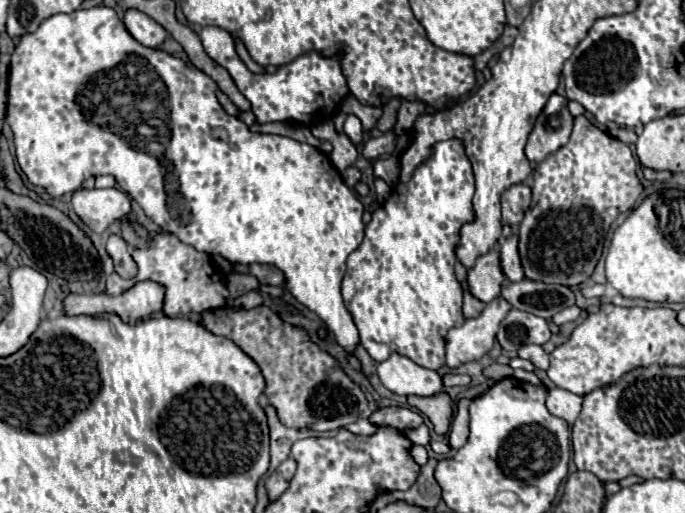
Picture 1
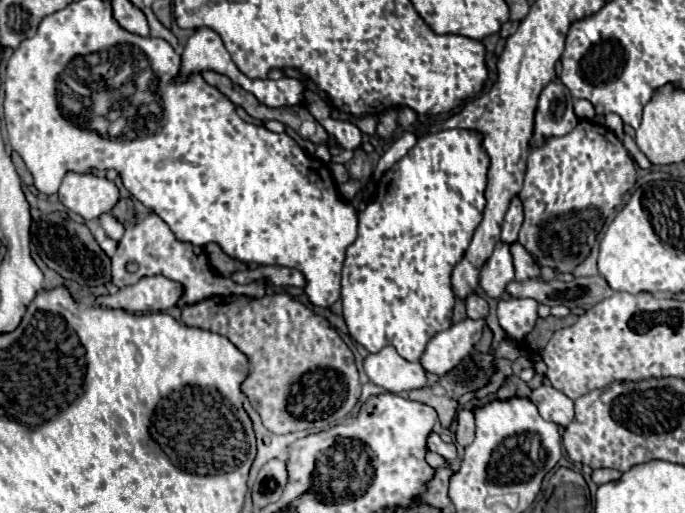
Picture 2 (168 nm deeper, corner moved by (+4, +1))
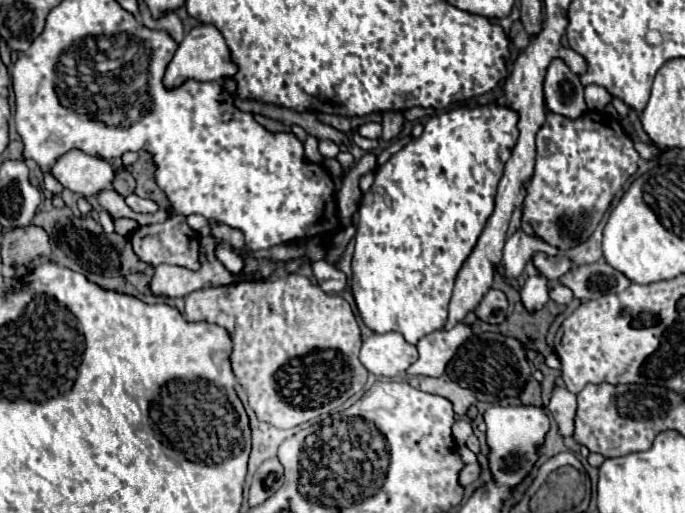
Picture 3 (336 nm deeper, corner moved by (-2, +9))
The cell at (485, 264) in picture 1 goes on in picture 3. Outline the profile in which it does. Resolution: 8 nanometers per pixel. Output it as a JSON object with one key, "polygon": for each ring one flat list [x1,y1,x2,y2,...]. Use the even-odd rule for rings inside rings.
{"polygon":[[522,229,516,231,504,245,504,257,502,257,502,265,506,271,506,277,518,277,524,271,524,265,534,257,534,253,548,253,548,255,556,255,558,249,552,245,546,245,546,241,542,241,536,235,528,235]]}

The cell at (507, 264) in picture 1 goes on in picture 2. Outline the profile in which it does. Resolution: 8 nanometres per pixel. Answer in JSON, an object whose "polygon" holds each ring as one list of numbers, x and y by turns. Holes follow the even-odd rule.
{"polygon":[[512,243,510,253,514,259,514,271,516,271,514,279,516,281,526,281,526,279,540,275,540,267,536,265,536,261,530,257,530,253,520,243],[530,265,532,265,532,271,530,271]]}

